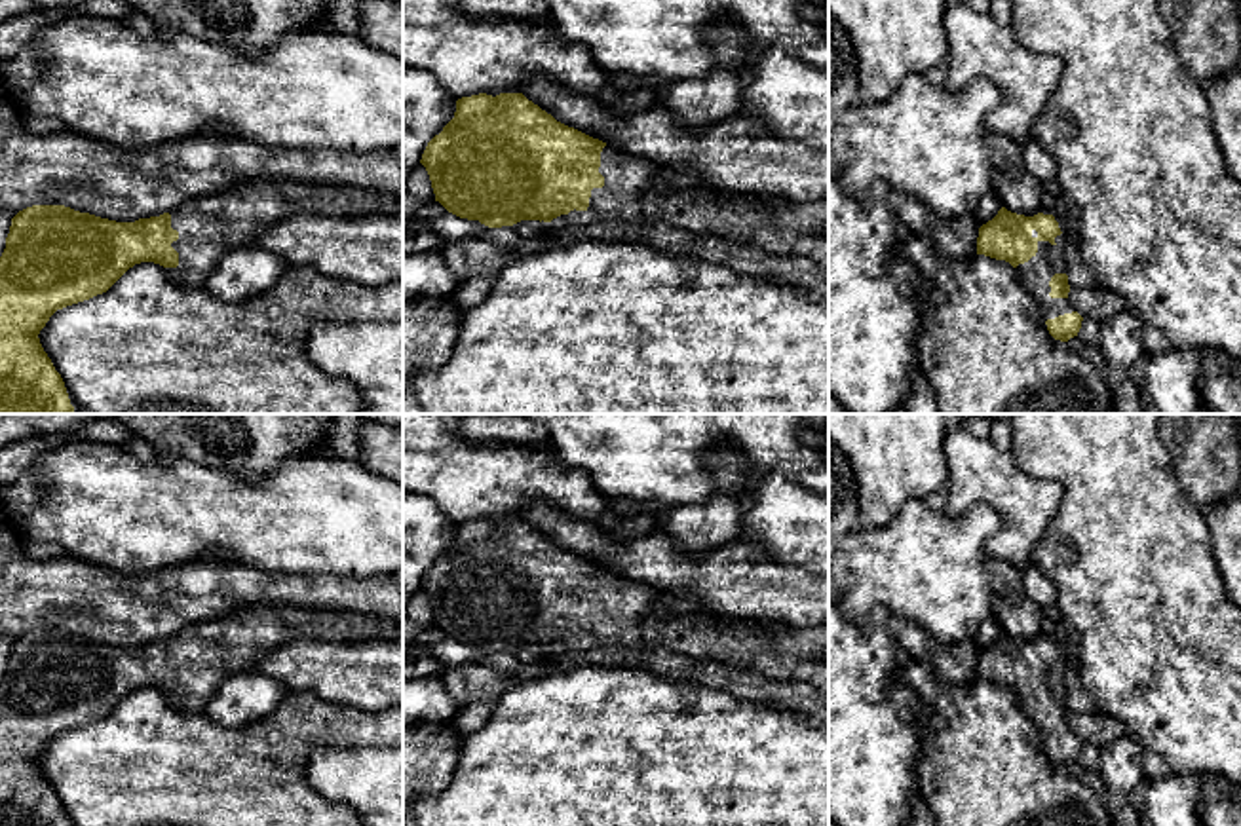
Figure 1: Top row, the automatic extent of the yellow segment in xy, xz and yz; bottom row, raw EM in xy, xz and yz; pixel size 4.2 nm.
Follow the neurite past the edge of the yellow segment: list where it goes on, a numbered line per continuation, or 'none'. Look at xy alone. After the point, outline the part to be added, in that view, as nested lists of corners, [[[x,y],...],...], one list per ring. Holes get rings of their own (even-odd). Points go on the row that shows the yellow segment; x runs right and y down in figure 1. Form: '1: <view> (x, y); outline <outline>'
1: xy (208, 226); outline [[[243,178],[232,188],[175,209],[177,268],[163,268],[181,287],[203,287],[224,251],[249,247],[268,224],[298,216],[403,216],[403,199],[355,186]]]

